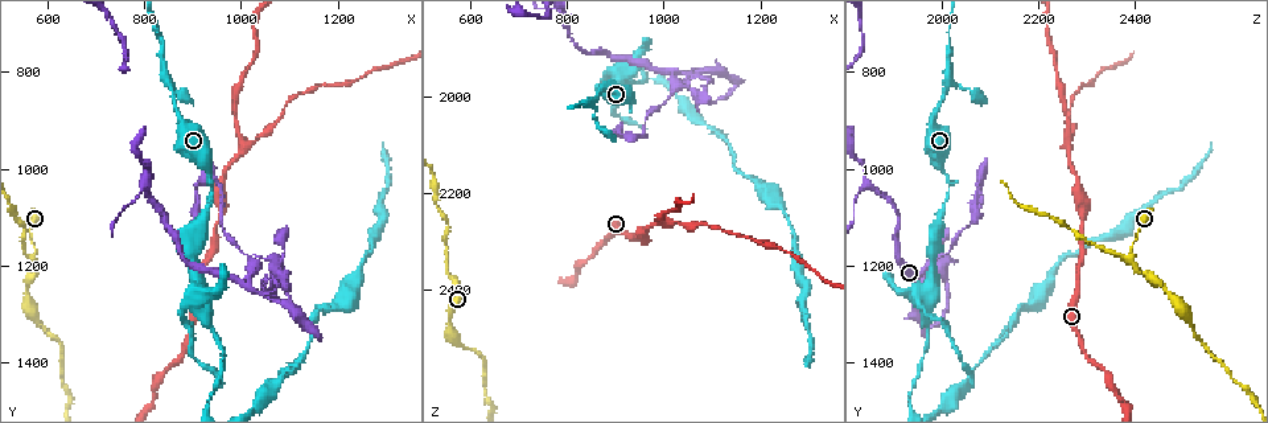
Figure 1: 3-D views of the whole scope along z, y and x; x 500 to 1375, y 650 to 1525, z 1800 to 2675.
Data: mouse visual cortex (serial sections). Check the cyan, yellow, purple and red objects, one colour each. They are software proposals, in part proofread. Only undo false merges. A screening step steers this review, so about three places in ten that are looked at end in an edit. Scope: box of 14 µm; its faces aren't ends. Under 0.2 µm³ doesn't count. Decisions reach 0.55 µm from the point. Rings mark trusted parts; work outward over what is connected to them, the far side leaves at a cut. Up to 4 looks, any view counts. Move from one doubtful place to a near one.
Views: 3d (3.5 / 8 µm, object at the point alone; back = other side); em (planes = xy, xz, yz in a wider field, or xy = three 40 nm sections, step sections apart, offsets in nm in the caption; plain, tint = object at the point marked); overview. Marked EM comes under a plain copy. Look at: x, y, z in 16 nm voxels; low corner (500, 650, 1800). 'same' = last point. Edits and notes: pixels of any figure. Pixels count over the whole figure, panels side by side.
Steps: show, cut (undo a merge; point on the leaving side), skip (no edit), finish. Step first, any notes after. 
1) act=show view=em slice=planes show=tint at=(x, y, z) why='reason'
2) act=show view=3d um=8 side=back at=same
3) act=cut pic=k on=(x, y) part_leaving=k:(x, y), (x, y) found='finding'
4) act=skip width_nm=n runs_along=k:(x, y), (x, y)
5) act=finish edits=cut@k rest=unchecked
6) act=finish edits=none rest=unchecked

act=show view=3d um=3.5 side=back at=(940, 1050, 2015) why='sudden change in width'

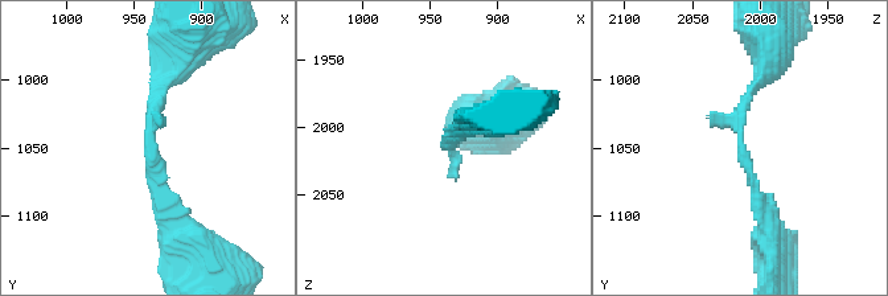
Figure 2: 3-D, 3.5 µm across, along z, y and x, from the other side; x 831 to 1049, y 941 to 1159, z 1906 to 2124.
act=show view=em slice=planes show=tint at=(938, 1044, 2014) arm_widths_nm=200,200 why='now the EM'

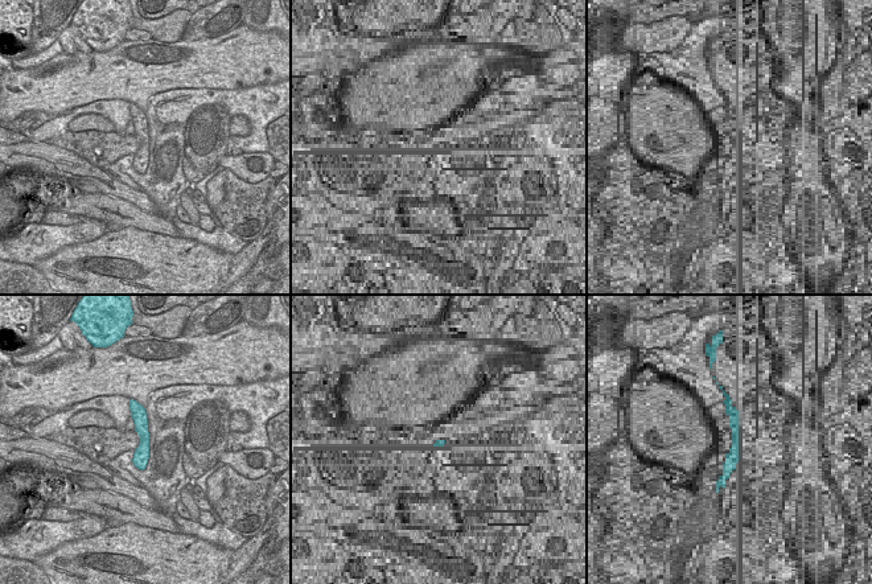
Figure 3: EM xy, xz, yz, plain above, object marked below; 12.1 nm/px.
act=skip width_nm=190 runs_along=3:(132, 403), (143, 432), (142, 465) found='all the same cell'

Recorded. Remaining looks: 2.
act=show view=3d um=8 at=(1015, 955, 2260)

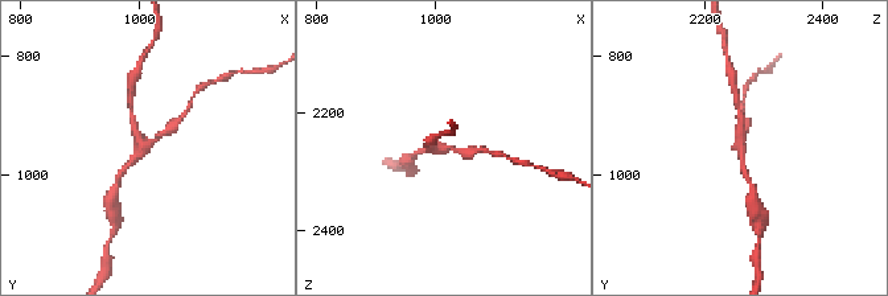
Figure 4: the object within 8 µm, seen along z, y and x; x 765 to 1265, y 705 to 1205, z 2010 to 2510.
act=show view=em slice=xy step=1 show=tint at=(1015, 955, 2265) arms=3 arm_widths_nm=150,200,200

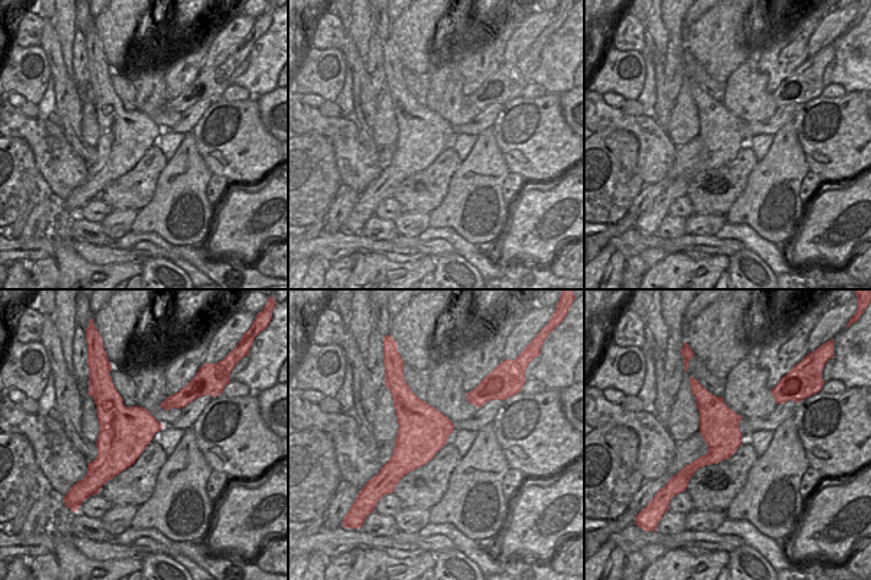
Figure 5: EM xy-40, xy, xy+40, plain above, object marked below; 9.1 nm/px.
act=skip runs_along=4:(119, 176), (146, 147), (131, 111) found='continuous, no second cell'

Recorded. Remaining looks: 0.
act=finish edits=none rest=unchecked

